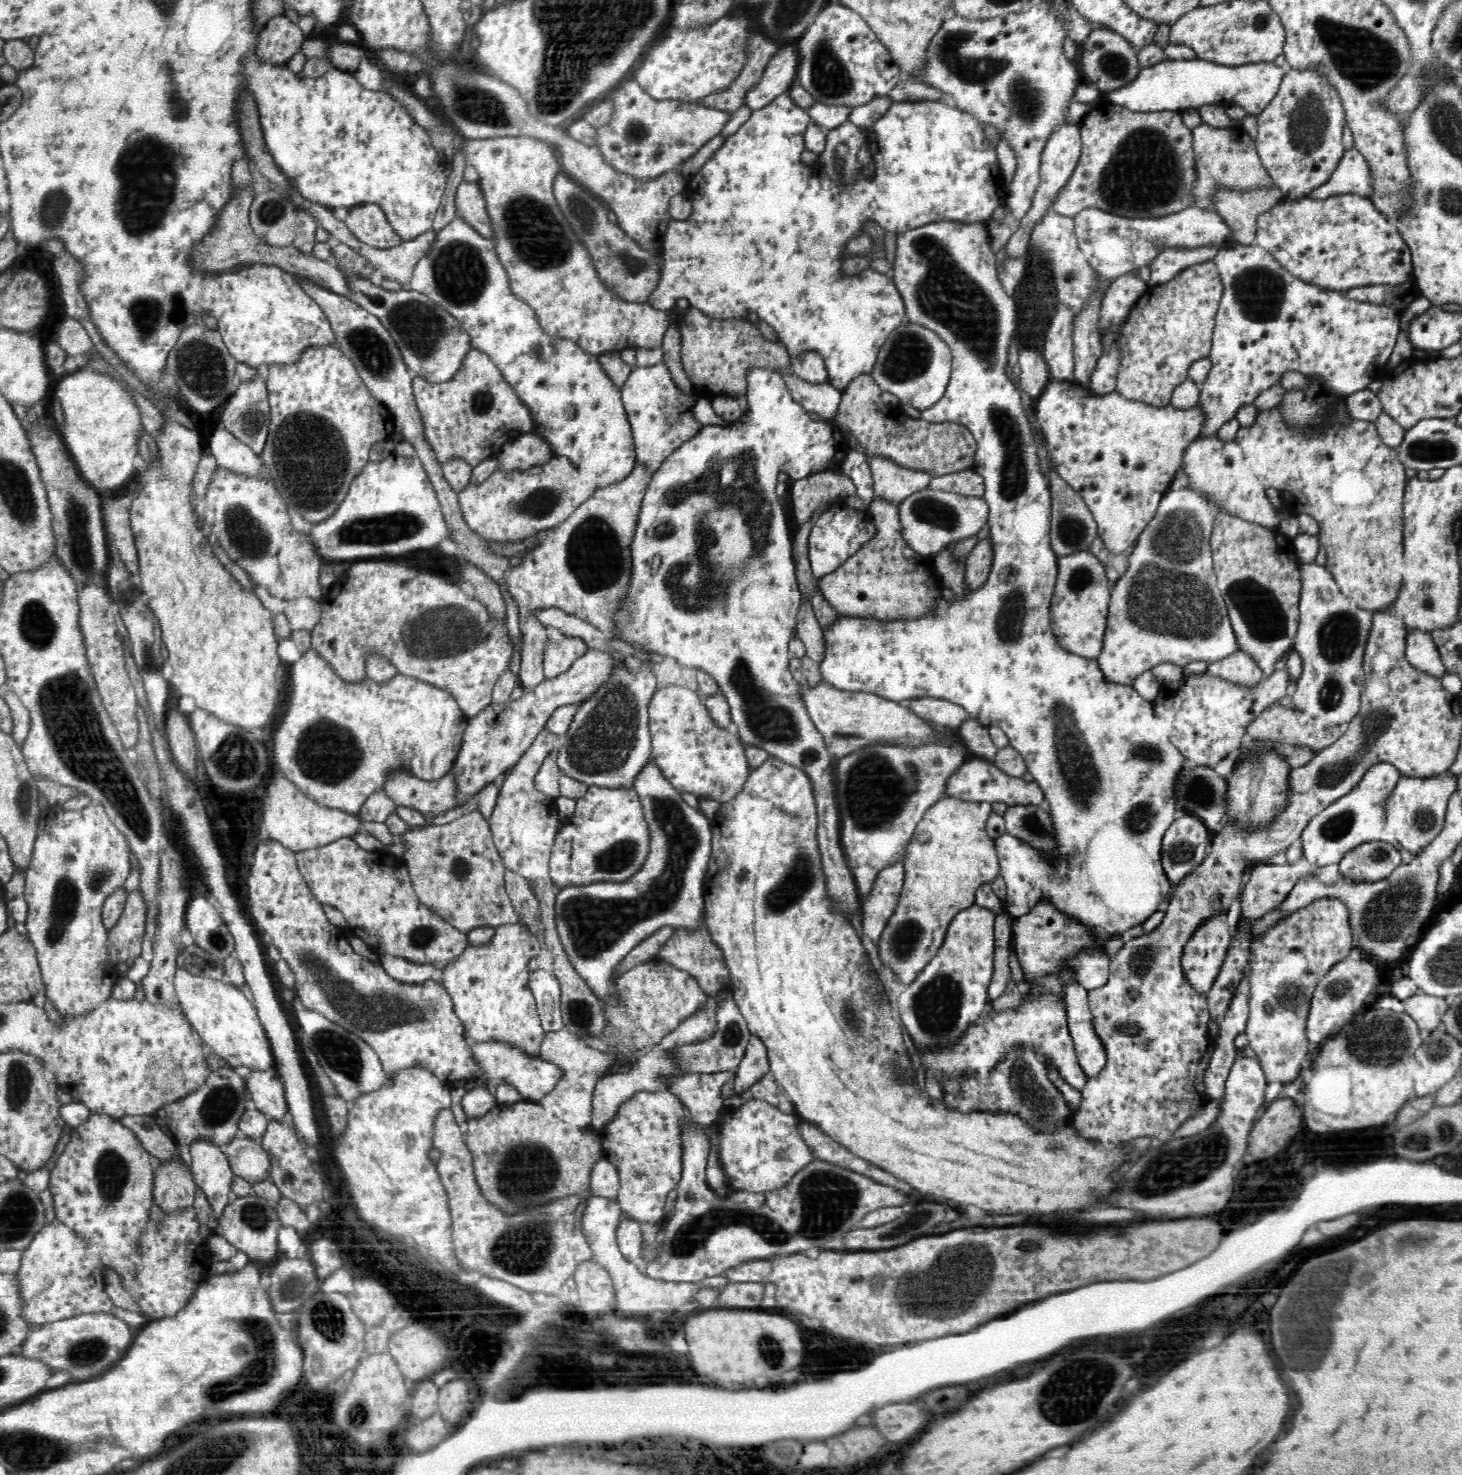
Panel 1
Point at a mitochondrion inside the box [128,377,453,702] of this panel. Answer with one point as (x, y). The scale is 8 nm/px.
(311, 458)

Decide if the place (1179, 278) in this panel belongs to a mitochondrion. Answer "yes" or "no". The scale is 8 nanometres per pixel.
no

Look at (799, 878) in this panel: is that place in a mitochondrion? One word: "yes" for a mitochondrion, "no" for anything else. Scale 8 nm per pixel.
yes

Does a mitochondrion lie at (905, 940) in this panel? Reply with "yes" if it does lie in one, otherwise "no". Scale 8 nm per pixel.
yes

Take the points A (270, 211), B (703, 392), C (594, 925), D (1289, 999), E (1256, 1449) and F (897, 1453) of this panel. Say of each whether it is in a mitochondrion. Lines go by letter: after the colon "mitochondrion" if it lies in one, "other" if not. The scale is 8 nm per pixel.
A: mitochondrion
B: other
C: mitochondrion
D: mitochondrion
E: other
F: other

